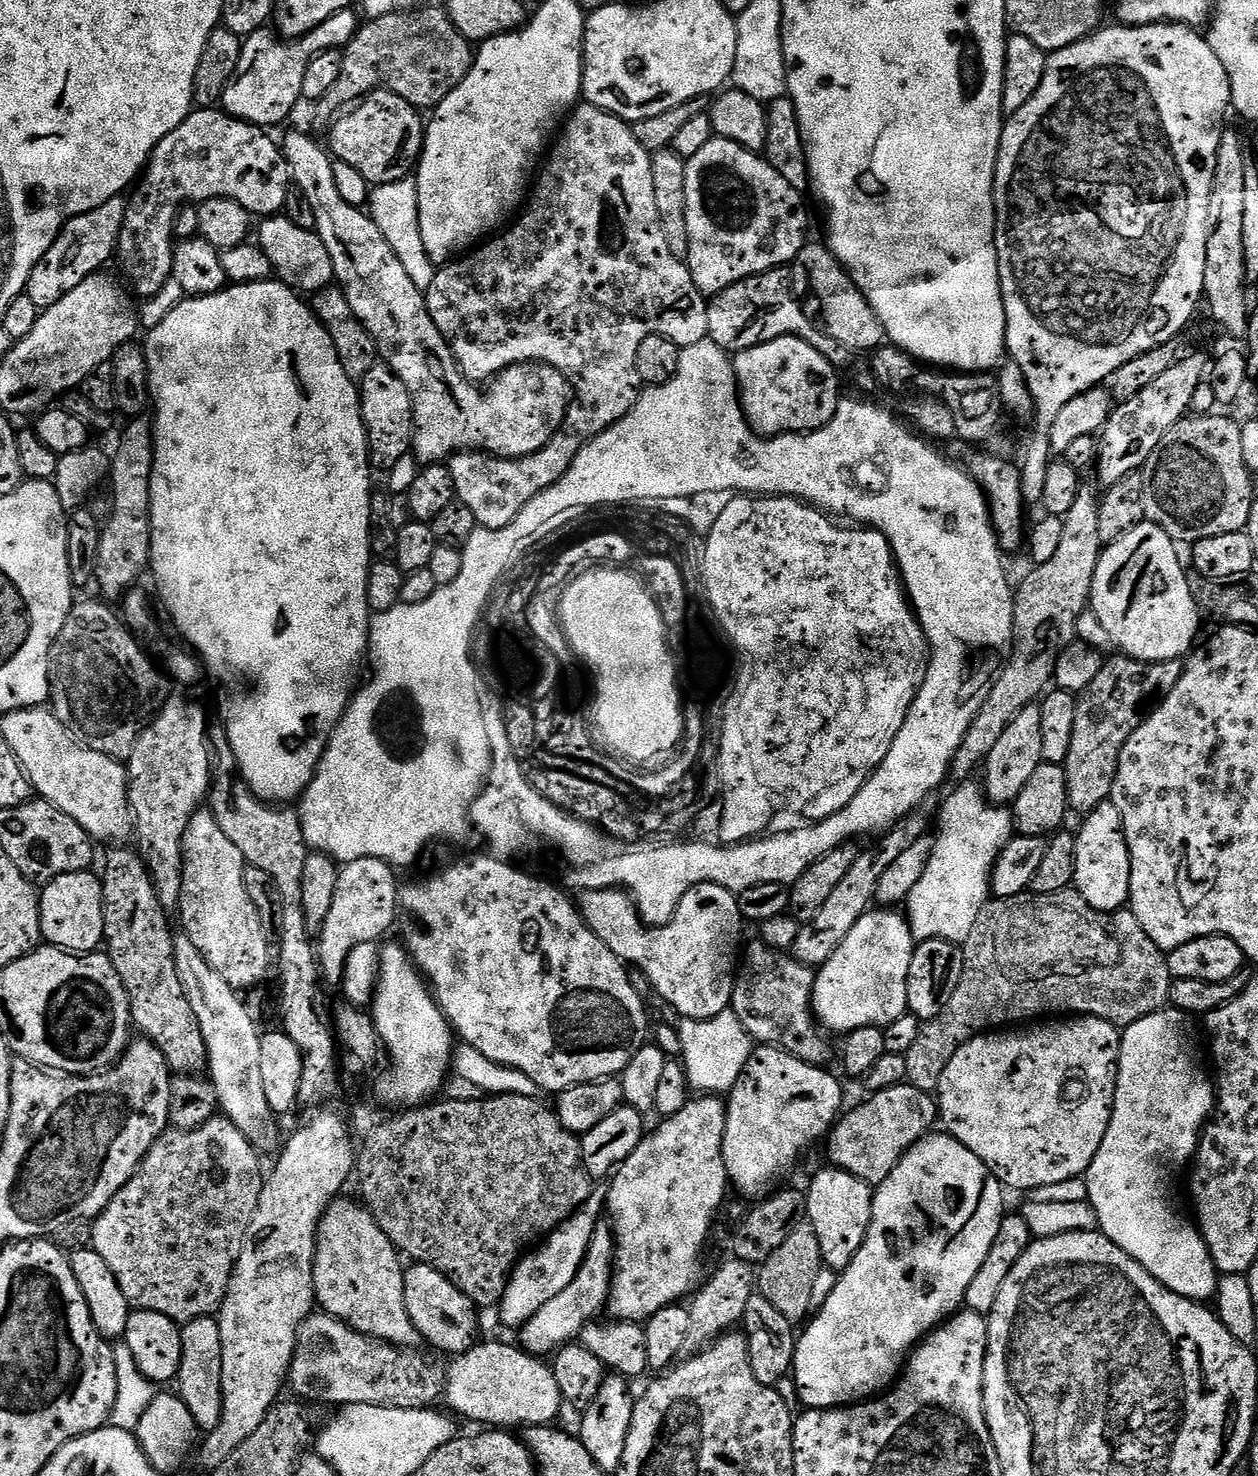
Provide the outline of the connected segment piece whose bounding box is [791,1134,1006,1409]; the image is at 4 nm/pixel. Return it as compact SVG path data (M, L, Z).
M929 1134L919 1140L901 1158L898 1166L894 1166L890 1178L886 1178L886 1182L882 1182L875 1189L872 1197L872 1217L868 1227L868 1237L862 1242L858 1254L854 1254L850 1266L839 1273L830 1298L826 1298L823 1306L807 1321L806 1327L808 1329L799 1333L791 1375L796 1382L799 1403L805 1409L842 1408L849 1404L863 1402L891 1388L899 1377L912 1349L941 1321L953 1315L964 1304L966 1286L970 1286L970 1282L974 1282L974 1274L978 1274L978 1270L982 1270L982 1262L986 1262L986 1254L990 1254L990 1246L994 1246L994 1238L998 1238L1000 1223L1006 1215L1006 1209L1004 1209L1005 1189L996 1177L989 1173L987 1166L979 1160L978 1155L971 1153L962 1142L955 1140L949 1134L936 1135Z

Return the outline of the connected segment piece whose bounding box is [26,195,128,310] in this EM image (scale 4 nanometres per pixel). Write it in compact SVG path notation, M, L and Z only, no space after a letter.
M123 195L110 198L102 206L81 216L71 217L64 229L50 246L50 250L34 266L28 279L26 294L41 310L57 304L70 290L77 288L86 278L97 275L100 268L116 254L116 243L120 238L122 222L126 218L128 200Z

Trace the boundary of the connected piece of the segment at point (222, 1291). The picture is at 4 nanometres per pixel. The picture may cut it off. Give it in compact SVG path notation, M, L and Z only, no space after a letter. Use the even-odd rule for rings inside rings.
M223 1114L215 1115L201 1128L188 1131L169 1130L157 1138L152 1149L140 1161L134 1178L130 1178L130 1182L126 1182L126 1186L122 1186L122 1190L118 1190L118 1194L114 1194L110 1206L106 1206L104 1213L96 1217L92 1225L91 1247L98 1254L102 1254L102 1258L108 1263L110 1270L114 1270L114 1276L118 1278L118 1284L122 1286L122 1294L126 1294L133 1309L166 1314L166 1318L175 1320L181 1326L203 1316L215 1317L219 1313L222 1302L228 1293L230 1278L234 1274L236 1263L242 1254L246 1230L250 1230L250 1218L254 1214L254 1210L258 1210L258 1198L262 1194L266 1172L265 1169L260 1169L260 1160L256 1157L256 1152L258 1152L257 1145L248 1140L246 1134L242 1134L242 1130L238 1130L238 1126L234 1126L234 1122L230 1122Z

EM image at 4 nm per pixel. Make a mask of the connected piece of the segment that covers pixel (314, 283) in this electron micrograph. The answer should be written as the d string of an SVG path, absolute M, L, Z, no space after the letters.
M283 214L261 219L258 224L258 232L259 228L260 249L264 251L266 258L270 258L270 266L275 279L281 285L292 290L301 288L305 294L311 294L322 291L335 281L334 262L330 262L326 242L322 242L322 238L316 231L311 228L294 226L294 222L290 222L288 217Z

